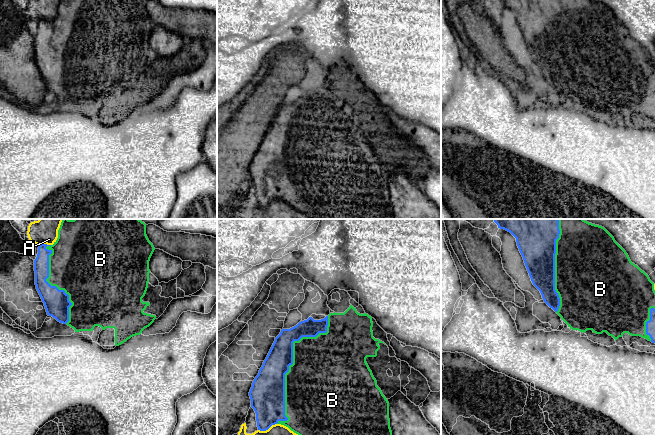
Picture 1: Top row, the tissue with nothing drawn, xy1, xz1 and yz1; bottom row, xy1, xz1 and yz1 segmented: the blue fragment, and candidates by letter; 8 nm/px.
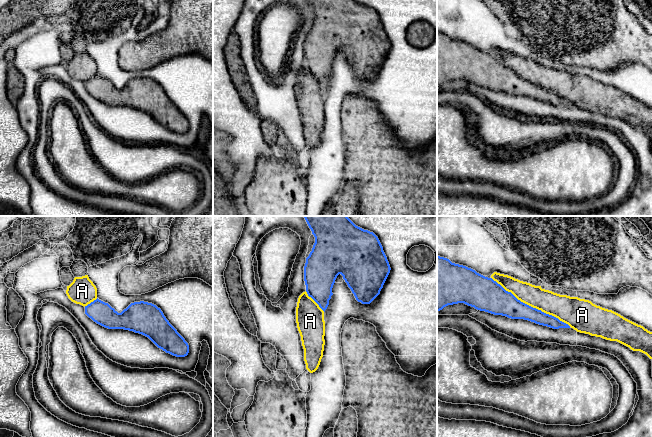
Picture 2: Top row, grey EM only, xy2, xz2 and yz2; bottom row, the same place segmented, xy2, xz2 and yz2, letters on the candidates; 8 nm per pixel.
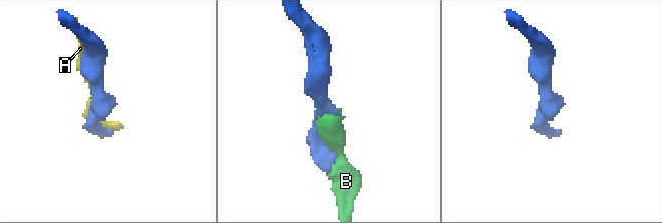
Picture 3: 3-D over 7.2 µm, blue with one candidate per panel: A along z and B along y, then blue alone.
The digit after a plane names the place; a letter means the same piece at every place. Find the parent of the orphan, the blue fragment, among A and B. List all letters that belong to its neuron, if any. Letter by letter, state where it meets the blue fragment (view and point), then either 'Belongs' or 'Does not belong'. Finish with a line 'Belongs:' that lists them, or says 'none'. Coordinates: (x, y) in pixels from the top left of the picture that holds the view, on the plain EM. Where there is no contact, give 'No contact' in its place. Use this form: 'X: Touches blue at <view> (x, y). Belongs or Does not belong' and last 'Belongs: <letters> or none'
A: Touches blue at yz2 (530, 82). Does not belong
B: Touches blue at xz1 (292, 138). Belongs
Belongs: B

